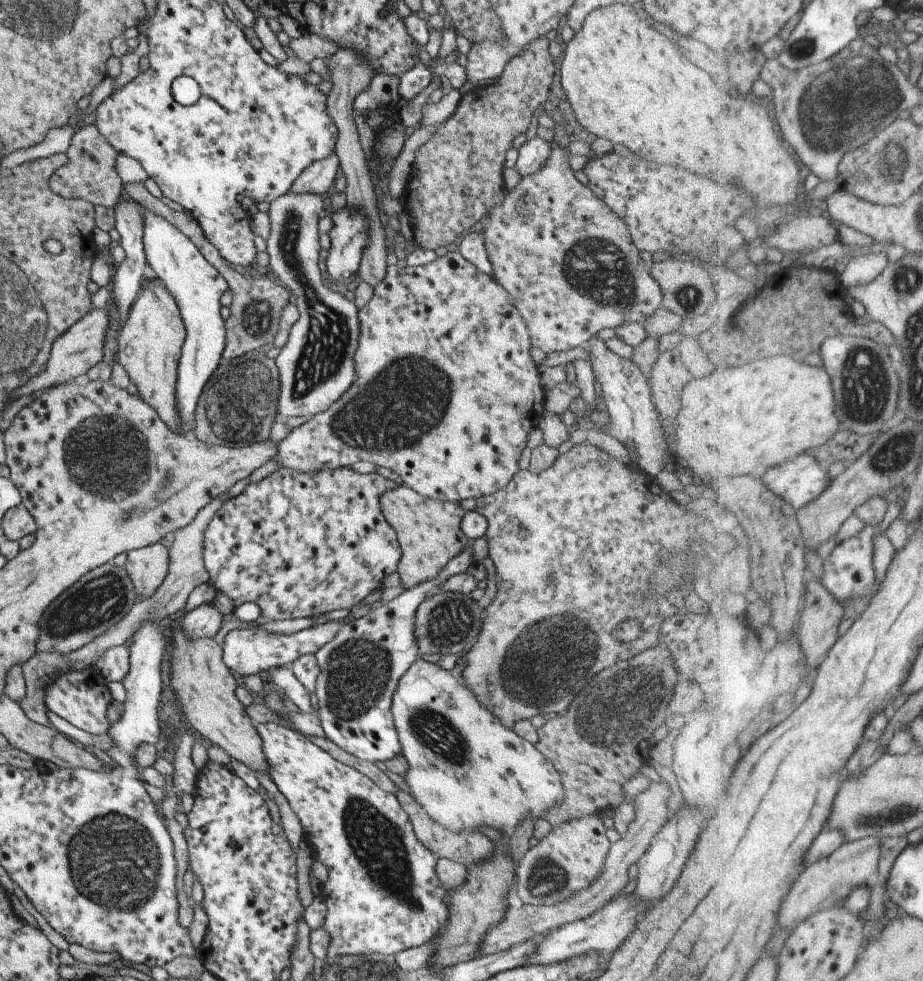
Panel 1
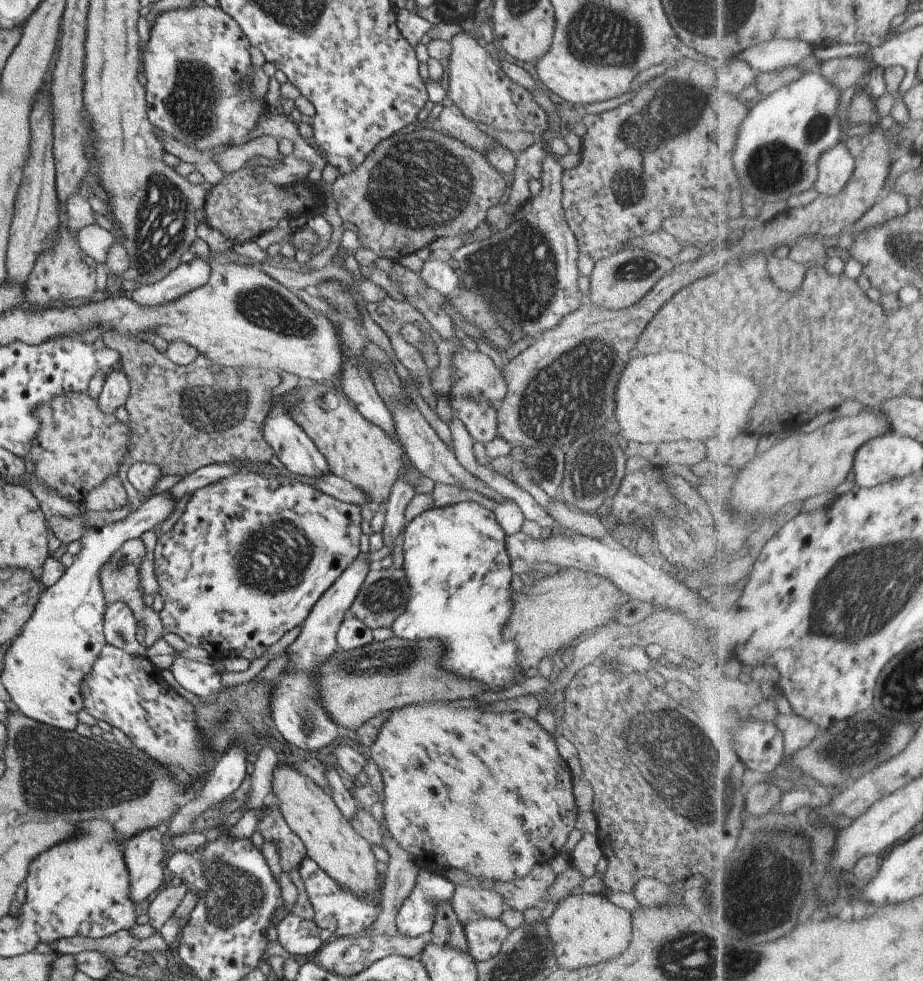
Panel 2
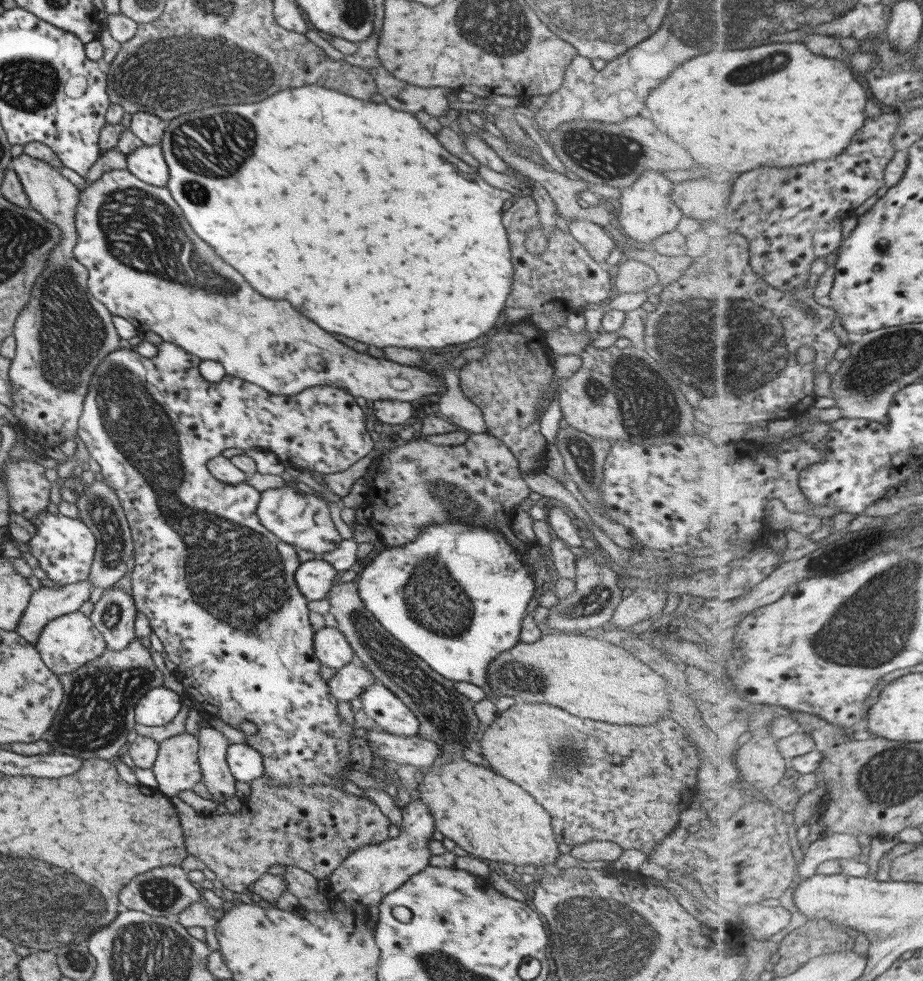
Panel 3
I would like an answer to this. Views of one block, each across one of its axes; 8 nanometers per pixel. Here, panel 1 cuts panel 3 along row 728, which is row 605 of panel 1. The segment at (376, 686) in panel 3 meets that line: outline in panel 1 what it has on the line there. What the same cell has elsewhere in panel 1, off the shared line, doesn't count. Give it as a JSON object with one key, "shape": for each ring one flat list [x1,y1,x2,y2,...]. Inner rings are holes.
{"shape":[[469,540,463,550,447,562,443,570,438,571,434,579,404,590,398,597,383,602,381,606,371,609,365,615,347,622,326,645,323,645,314,654,319,668,314,686,317,698,315,715,319,719,323,738,329,739,335,746,360,761,385,763,401,753,390,704,397,681,419,657,414,635,415,609,420,602,423,602,426,594,443,579,465,573,467,567,475,563,471,555,471,544,472,542]]}

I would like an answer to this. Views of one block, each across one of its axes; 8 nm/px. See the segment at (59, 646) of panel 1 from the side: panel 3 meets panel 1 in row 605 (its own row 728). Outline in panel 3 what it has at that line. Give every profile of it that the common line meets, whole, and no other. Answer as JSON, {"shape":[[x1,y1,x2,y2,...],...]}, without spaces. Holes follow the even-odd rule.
{"shape":[[133,638,123,649,106,647,97,659,87,662,87,665,59,675,64,698,51,726,42,734,51,752,81,759,116,758,117,750,127,744,129,734,131,738,135,736,135,704,147,691,162,686,163,675,151,659,149,649]]}

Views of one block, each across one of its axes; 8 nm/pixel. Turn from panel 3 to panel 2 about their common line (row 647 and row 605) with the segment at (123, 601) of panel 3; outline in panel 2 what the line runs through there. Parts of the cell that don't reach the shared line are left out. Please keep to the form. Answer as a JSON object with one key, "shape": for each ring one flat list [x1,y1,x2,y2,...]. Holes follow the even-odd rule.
{"shape":[[113,602,105,607,102,616,104,642,130,655,145,657,145,649,139,641,139,632,133,614,123,602]]}

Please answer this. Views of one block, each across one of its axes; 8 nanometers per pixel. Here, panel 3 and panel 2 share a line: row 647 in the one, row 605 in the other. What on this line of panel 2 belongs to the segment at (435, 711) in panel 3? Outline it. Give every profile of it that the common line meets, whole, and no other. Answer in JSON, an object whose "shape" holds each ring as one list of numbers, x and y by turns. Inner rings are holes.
{"shape":[[402,567,369,570,361,583,359,592,355,594,355,600,353,600,348,612,355,618,359,618,359,622,363,622,371,630,390,627,393,620,403,614,404,606,407,606,409,594,407,586,407,578,405,578]]}

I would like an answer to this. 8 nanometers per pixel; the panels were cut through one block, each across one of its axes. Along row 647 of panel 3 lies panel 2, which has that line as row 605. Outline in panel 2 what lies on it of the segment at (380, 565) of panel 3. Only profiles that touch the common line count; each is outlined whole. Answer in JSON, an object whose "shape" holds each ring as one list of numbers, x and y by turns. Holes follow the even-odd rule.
{"shape":[[463,501,442,507,433,507,414,516,406,523,402,530,402,536,402,568,405,578,407,578,409,594,407,606,404,606,403,614,397,616,390,626,393,636,401,638,406,642,427,640,427,638,439,640,439,644,441,644,441,648,443,648,443,656,441,656,441,660,439,660,439,666,441,666,445,672,451,672,451,674,455,674,455,676,459,676,459,678,465,678,465,680,475,680,475,682,479,682,479,684,483,684,483,686,487,686,487,688,491,688,491,690,501,691,502,689,515,686,515,684,522,682,523,675,521,674,521,670,519,670,519,654,517,654,517,648,515,648,515,644,513,644,511,640,505,640,505,638,503,638,503,624,507,622,507,618,509,618,511,612,512,589,511,586,509,586,509,582,511,582,512,573,509,567,511,560,507,556,507,552,505,552,505,534,494,519,494,512,479,506,479,504,473,501]]}

